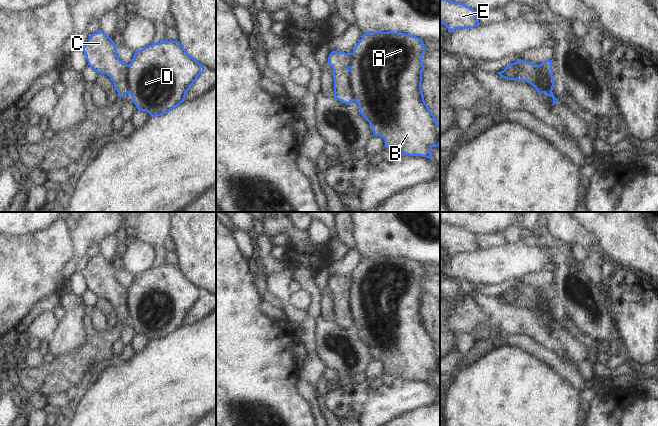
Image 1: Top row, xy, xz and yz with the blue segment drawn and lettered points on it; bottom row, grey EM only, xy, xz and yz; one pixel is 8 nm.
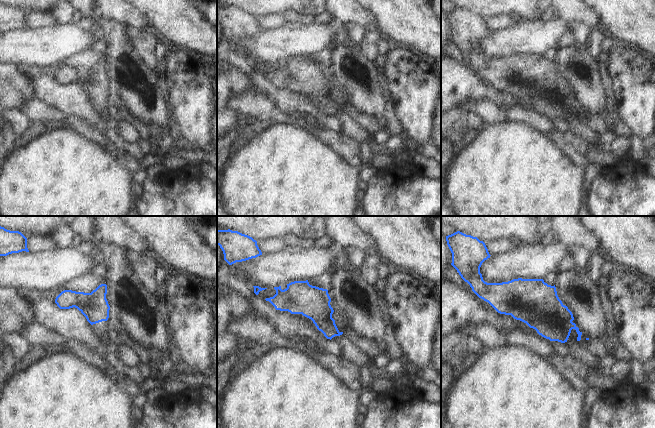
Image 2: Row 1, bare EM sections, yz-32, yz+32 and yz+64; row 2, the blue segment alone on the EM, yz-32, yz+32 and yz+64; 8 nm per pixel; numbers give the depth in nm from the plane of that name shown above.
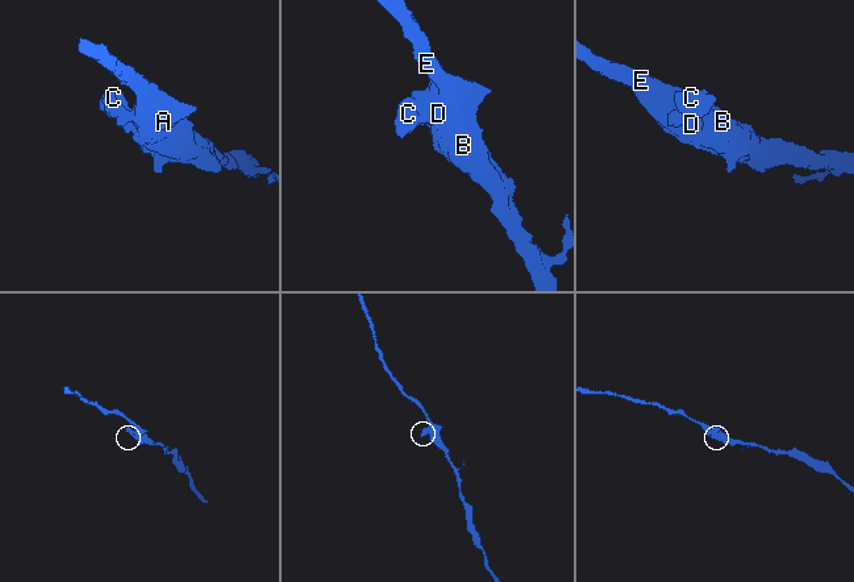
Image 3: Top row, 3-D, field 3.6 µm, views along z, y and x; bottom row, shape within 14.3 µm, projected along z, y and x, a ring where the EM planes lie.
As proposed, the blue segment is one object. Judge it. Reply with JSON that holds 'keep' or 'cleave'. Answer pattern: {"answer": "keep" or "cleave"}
{"answer": "cleave"}

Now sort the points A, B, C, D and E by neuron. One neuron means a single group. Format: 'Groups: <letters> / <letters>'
Groups: A B D E / C.

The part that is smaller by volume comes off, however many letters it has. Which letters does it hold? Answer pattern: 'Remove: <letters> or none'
Remove: C

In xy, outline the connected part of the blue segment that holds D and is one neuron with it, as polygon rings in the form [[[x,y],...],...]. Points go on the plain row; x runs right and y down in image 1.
[[[164,264],[135,275],[128,289],[128,314],[138,335],[146,335],[151,341],[169,337],[185,324],[190,311],[205,292],[191,281],[178,265]]]

